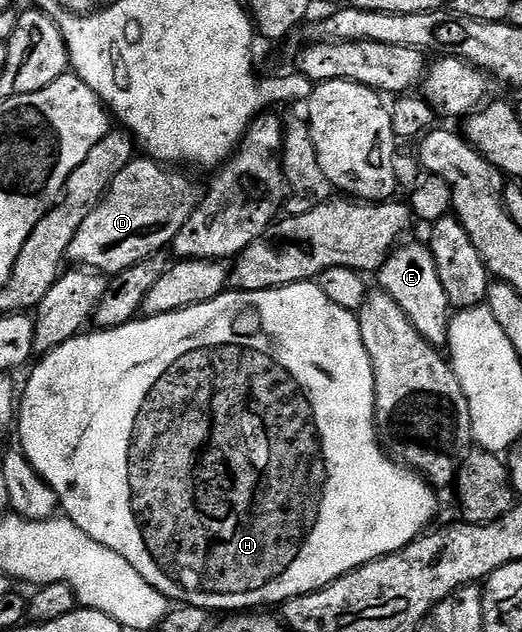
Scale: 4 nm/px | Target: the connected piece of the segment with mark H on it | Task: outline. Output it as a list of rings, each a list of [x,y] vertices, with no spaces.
[[[321,283],[289,284],[283,288],[260,290],[259,292],[227,290],[212,302],[197,304],[179,312],[135,318],[129,324],[119,328],[90,330],[85,334],[73,336],[71,340],[64,342],[56,350],[45,353],[39,360],[42,361],[38,365],[35,363],[29,369],[30,377],[26,380],[26,389],[23,392],[21,389],[20,403],[16,408],[16,429],[18,428],[18,440],[22,443],[20,445],[21,453],[34,467],[36,474],[58,495],[61,511],[66,511],[63,512],[65,519],[80,526],[80,530],[84,530],[84,534],[88,534],[88,538],[100,542],[100,546],[108,546],[108,550],[116,550],[116,554],[120,554],[120,558],[124,558],[124,562],[129,562],[132,570],[136,570],[140,574],[140,578],[144,578],[144,582],[148,582],[157,592],[163,592],[167,600],[171,602],[200,606],[213,610],[215,613],[217,613],[216,611],[226,612],[222,614],[234,614],[239,610],[258,610],[261,609],[258,608],[261,604],[281,606],[287,600],[328,586],[334,580],[340,579],[344,574],[348,574],[368,562],[378,560],[393,552],[399,552],[401,548],[406,548],[413,540],[417,540],[435,523],[435,521],[433,522],[434,515],[438,512],[438,500],[434,497],[435,489],[417,472],[411,472],[409,468],[391,459],[380,443],[378,430],[374,426],[374,371],[372,362],[368,358],[368,350],[364,350],[364,338],[360,338],[357,315],[351,309],[336,306],[336,302],[332,302],[332,298],[328,298],[328,294],[324,294]]]

